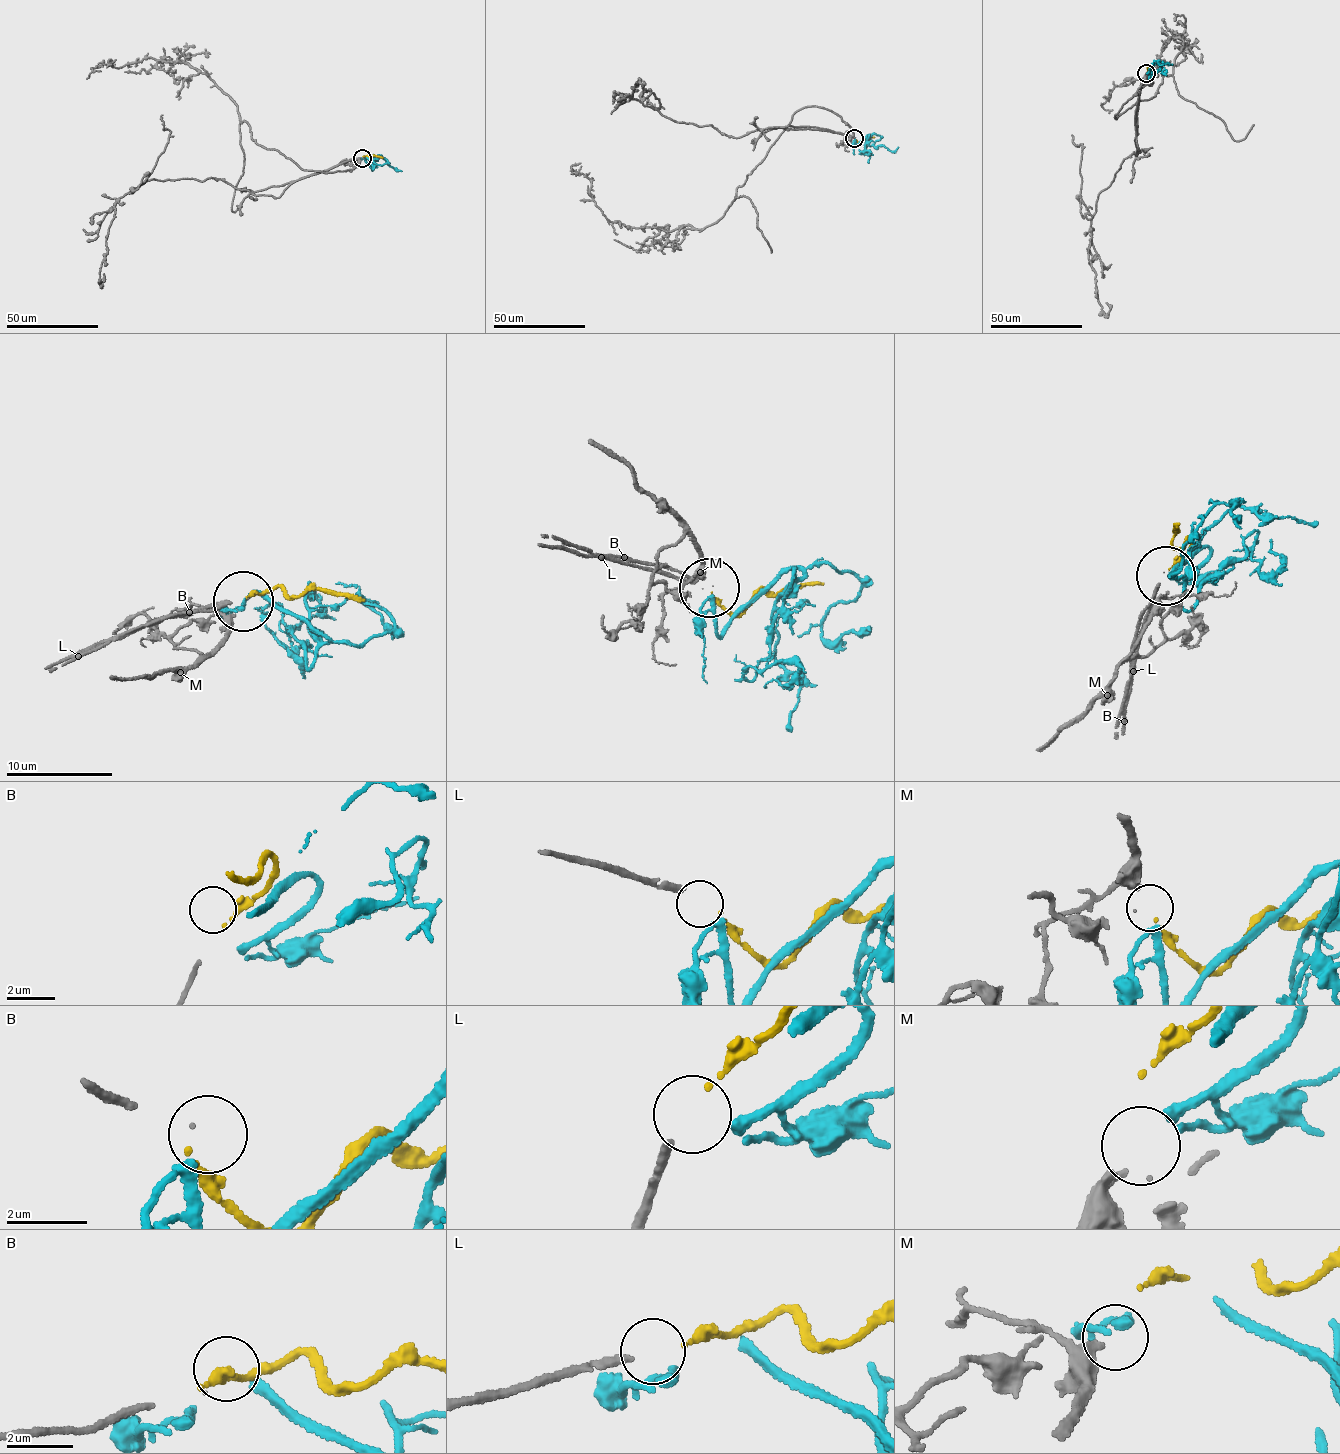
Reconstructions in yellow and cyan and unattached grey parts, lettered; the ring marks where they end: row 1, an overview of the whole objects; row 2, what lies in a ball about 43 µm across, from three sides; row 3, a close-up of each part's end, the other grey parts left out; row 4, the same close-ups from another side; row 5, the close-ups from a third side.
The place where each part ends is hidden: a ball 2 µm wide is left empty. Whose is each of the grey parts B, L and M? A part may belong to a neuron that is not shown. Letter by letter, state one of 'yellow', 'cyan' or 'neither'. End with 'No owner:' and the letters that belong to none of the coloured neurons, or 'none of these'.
B: neither
L: yellow
M: cyan
No owner: B

